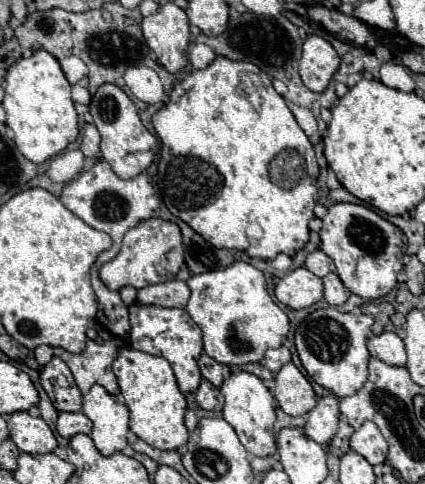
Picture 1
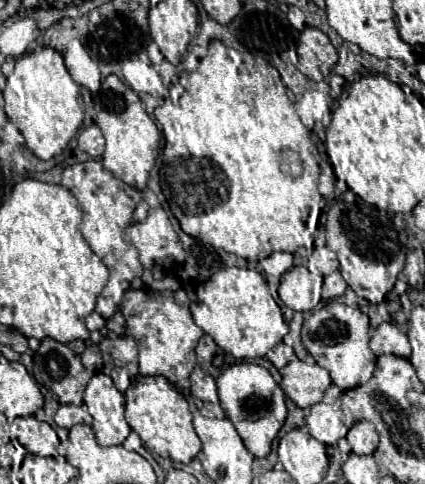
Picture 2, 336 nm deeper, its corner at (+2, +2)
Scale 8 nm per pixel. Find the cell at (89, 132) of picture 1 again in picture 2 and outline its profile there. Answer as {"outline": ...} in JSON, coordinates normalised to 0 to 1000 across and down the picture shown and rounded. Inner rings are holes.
{"outline":[[[226,256],[202,260],[198,269],[188,269],[179,289],[184,289],[184,306],[193,314],[202,314],[207,322],[216,322],[216,326],[240,322],[240,314],[245,314],[245,281],[240,281],[240,273],[235,273],[235,264]]]}

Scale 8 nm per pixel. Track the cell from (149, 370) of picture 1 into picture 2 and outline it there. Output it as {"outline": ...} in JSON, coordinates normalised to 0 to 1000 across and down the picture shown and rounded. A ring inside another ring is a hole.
{"outline":[[[325,777],[296,806],[296,868],[306,884],[329,901],[334,917],[367,934],[381,946],[400,946],[405,955],[442,959],[456,950],[471,930],[471,905],[452,884],[452,855],[433,818],[405,802],[405,793],[381,777]]]}

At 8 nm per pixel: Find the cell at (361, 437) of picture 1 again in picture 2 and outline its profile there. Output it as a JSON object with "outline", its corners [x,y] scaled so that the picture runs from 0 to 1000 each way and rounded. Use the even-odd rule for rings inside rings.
{"outline":[[[852,868],[819,888],[814,909],[833,938],[880,938],[885,921],[889,921],[889,893],[875,872]]]}

